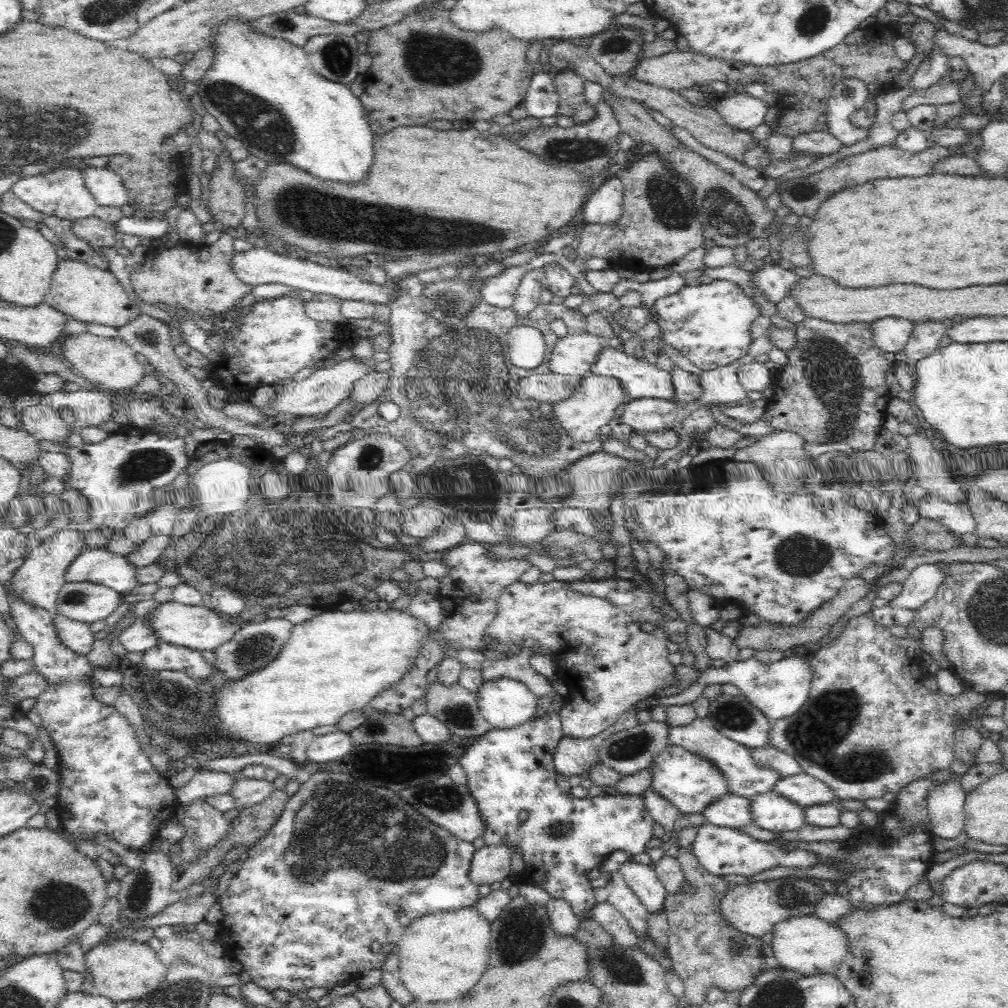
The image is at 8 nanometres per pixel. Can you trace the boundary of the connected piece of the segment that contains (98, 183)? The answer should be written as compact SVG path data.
M87 168L83 172L86 189L99 206L122 207L128 203L128 192L121 177L108 168Z

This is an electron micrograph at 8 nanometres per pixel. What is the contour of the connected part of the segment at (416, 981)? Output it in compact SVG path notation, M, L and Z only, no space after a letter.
M476 905L418 917L397 944L400 979L414 998L424 1002L462 998L488 968L490 939L491 924L480 915Z

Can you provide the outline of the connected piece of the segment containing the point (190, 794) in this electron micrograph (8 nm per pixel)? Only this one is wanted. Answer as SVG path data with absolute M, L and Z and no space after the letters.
M201 770L182 788L174 790L174 797L181 805L187 805L196 799L226 794L235 782L230 774Z

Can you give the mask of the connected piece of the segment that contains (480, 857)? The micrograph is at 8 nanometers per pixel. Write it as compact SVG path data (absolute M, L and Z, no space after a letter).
M506 844L486 845L475 850L468 870L470 881L478 886L502 882L510 874L511 854Z

